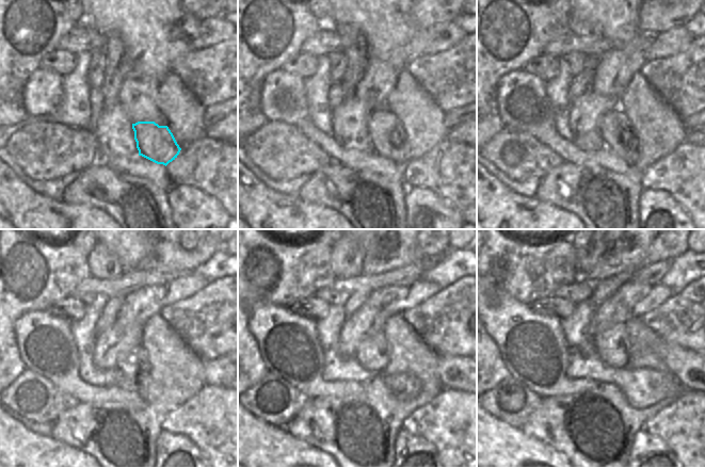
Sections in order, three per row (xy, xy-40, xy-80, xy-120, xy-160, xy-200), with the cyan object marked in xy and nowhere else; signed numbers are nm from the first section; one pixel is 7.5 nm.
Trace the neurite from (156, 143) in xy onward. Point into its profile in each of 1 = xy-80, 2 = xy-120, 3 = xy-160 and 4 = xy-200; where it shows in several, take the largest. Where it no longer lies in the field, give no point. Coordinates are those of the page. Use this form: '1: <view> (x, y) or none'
1: xy-80 (614, 127)
2: xy-120 (131, 362)
3: xy-160 (372, 354)
4: xy-200 (612, 345)

